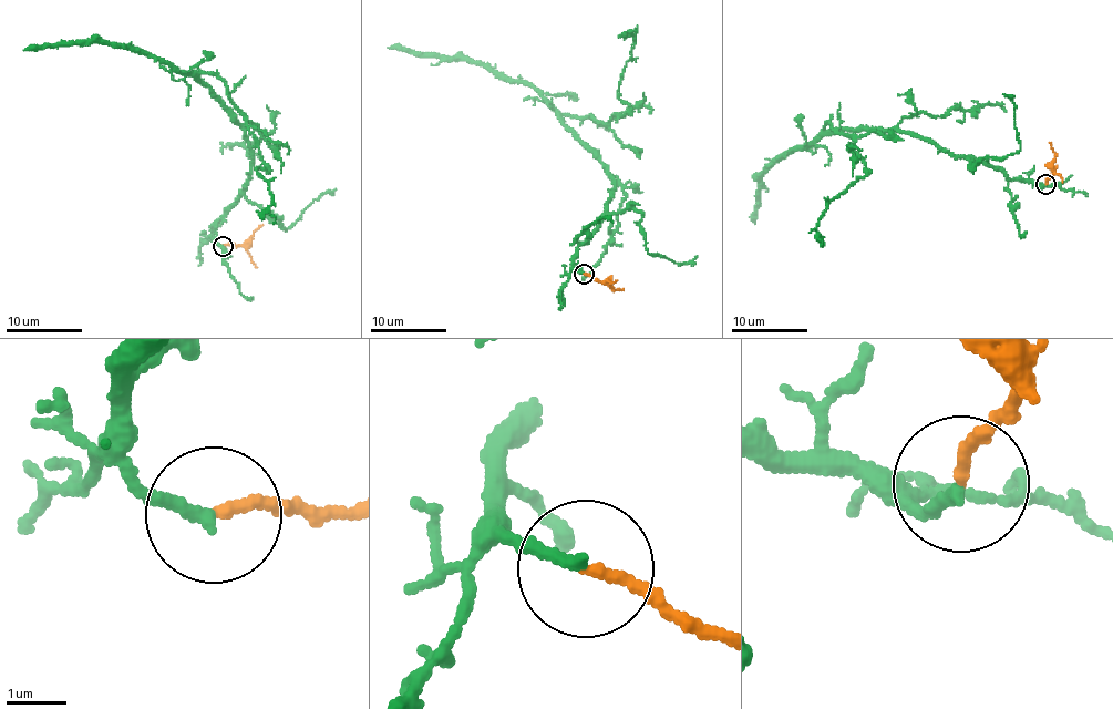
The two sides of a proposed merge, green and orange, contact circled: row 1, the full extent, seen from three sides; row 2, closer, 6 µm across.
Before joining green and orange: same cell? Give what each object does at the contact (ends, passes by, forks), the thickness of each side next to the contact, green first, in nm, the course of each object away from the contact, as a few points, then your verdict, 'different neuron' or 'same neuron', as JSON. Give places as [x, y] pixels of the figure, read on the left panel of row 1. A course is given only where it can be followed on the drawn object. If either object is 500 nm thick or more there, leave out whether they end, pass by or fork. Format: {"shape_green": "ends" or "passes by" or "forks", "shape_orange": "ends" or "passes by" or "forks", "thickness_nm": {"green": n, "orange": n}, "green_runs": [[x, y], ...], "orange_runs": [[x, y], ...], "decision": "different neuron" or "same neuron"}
{"shape_green": "ends", "shape_orange": "ends", "thickness_nm": {"green": 200, "orange": 180}, "green_runs": [[223, 246], [213, 225], [243, 191], [251, 151], [199, 73], [217, 74], [244, 116], [274, 224]], "orange_runs": [[223, 246], [244, 244], [263, 224]], "decision": "same neuron"}

